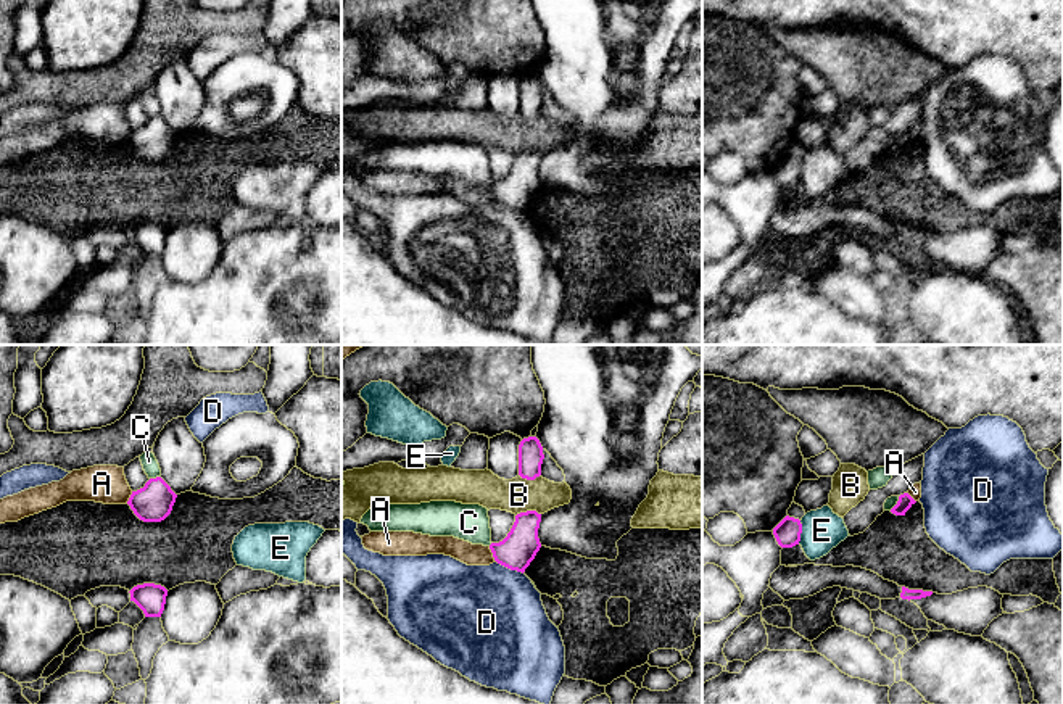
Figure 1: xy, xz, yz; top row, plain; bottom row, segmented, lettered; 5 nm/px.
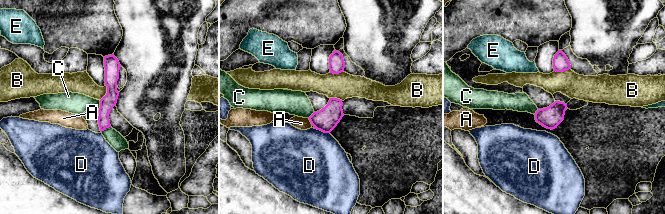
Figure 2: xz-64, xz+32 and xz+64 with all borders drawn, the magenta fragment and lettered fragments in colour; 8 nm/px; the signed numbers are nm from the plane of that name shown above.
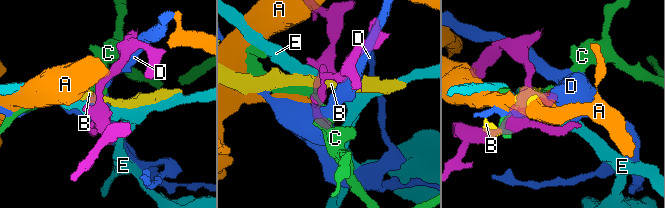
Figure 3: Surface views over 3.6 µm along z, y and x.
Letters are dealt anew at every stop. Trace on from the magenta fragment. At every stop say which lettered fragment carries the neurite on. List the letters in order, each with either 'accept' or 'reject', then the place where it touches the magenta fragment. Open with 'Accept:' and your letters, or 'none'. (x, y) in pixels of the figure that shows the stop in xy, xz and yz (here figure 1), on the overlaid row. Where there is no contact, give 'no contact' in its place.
Accept: none
A: reject; meets magenta in xz at (493, 554)
B: reject; meets magenta in xz at (527, 511)
C: reject; meets magenta in xy at (157, 477)
D: reject; meets magenta in xz at (509, 567)
E: reject; meets magenta in yz at (801, 532)

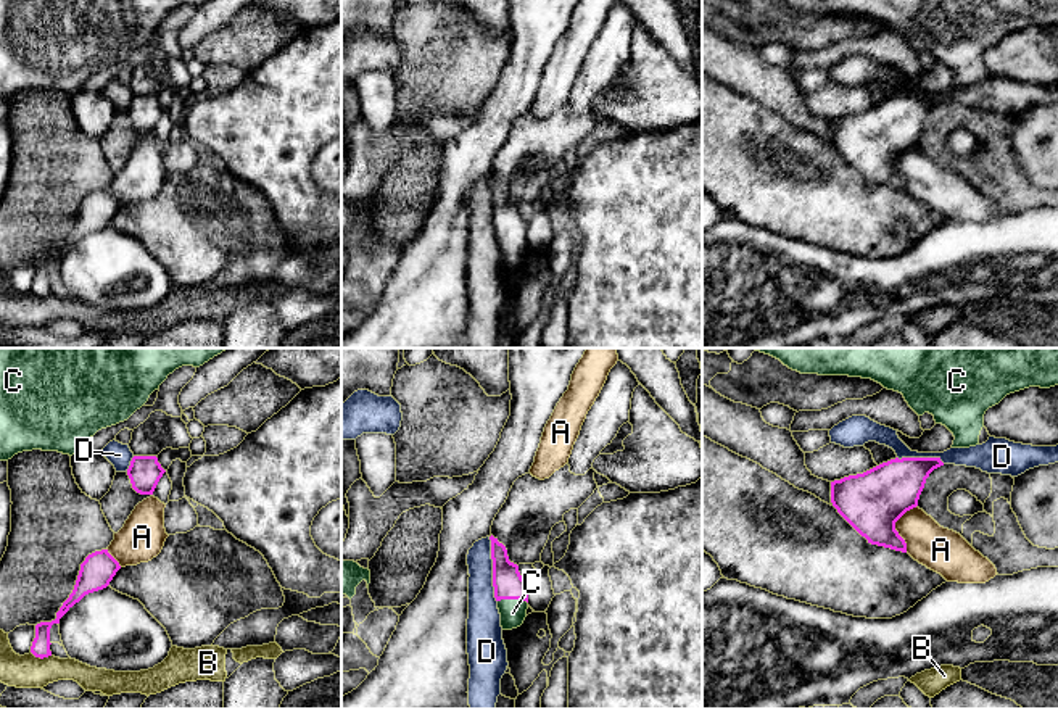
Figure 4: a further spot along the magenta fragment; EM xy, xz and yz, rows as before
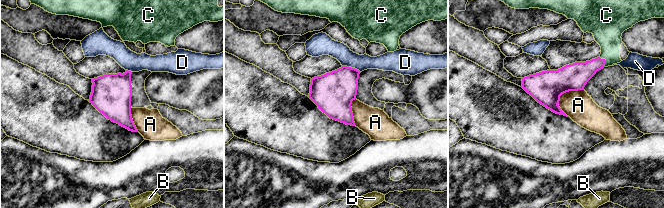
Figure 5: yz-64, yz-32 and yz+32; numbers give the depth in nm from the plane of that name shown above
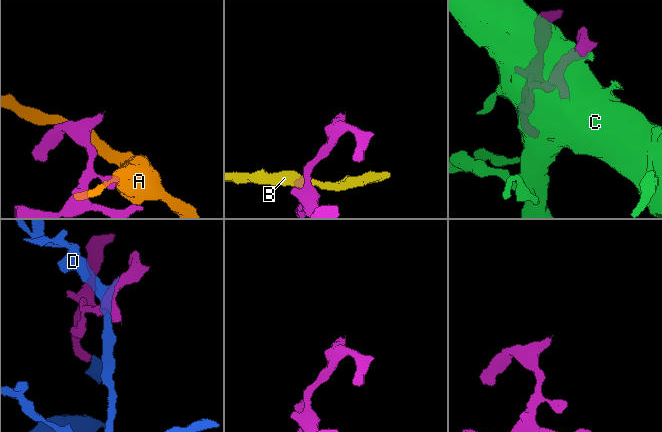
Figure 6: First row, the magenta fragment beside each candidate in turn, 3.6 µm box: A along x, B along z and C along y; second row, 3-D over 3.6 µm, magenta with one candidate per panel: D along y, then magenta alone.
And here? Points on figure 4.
Accept: C
A: reject; meets magenta in yz at (894, 527)
B: reject; meets magenta in xy at (41, 658)
C: accept; meets magenta in xz at (512, 598)
D: reject; meets magenta in xz at (493, 569)

